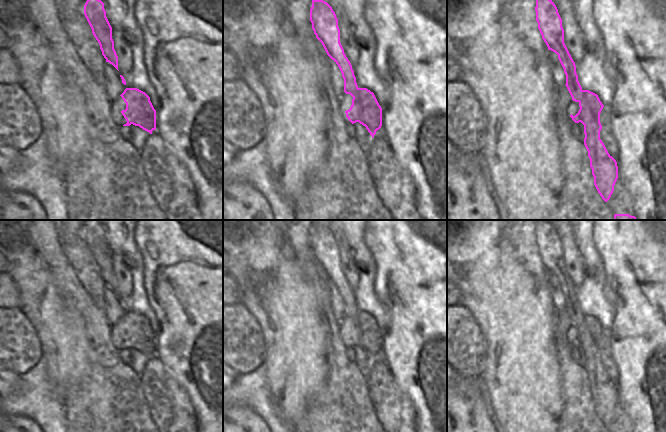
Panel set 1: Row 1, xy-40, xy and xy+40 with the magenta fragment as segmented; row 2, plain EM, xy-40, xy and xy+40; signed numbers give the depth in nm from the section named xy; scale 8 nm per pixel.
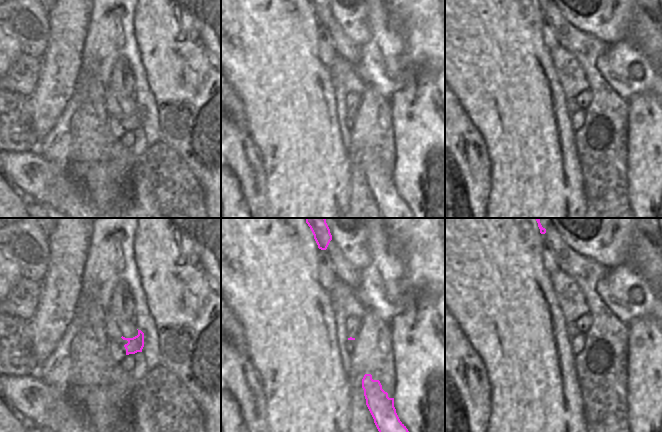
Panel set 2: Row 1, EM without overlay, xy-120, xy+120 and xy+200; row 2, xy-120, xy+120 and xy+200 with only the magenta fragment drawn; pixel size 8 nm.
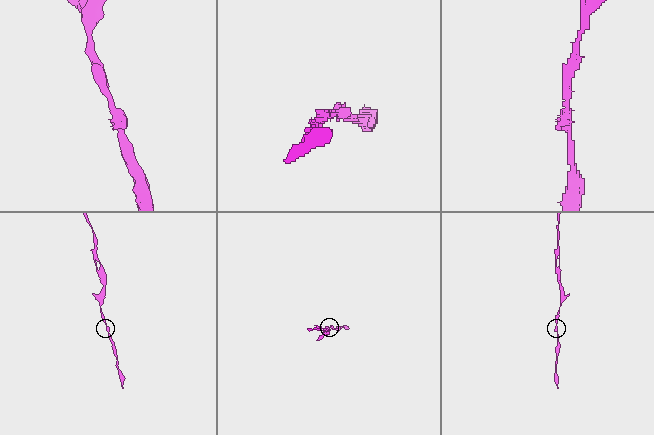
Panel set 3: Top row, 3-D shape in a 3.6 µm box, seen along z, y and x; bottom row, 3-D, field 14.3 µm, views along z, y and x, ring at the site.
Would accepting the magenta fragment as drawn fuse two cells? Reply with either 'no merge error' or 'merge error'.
no merge error

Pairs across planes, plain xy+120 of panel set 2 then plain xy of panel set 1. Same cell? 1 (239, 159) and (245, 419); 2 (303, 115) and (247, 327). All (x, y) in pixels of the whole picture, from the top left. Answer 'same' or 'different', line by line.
1: same
2: different

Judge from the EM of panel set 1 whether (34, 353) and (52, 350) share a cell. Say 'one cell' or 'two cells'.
two cells

